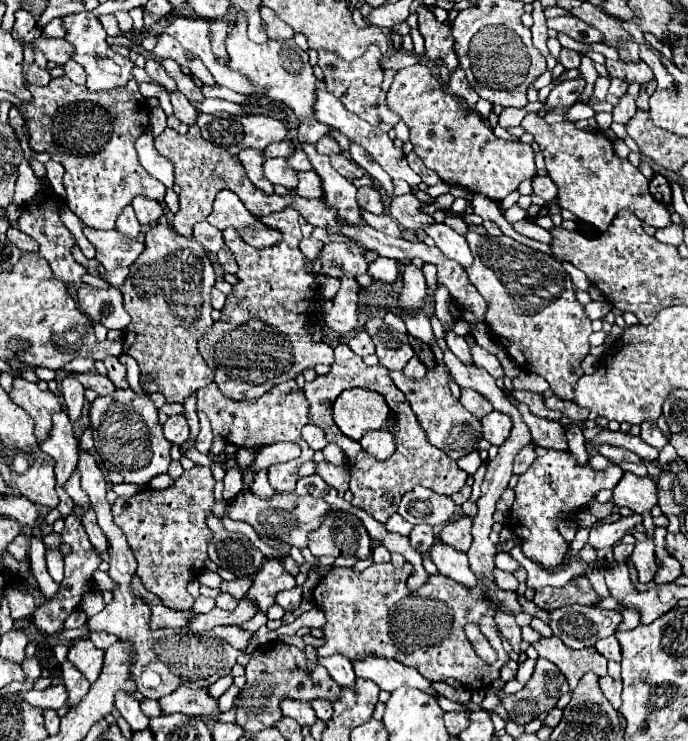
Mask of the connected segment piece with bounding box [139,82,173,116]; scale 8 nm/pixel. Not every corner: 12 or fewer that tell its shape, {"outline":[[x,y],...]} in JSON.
{"outline":[[145,82],[139,90],[145,99],[158,98],[167,116],[173,114],[169,92],[156,82]]}

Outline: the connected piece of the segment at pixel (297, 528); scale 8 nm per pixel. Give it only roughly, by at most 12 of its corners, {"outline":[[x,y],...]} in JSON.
{"outline":[[253,476],[231,502],[229,516],[259,536],[309,546],[333,508],[295,492],[259,498]]}

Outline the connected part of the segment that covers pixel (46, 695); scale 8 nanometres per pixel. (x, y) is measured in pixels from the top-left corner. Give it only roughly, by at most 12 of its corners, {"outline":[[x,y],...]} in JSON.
{"outline":[[63,684],[23,692],[25,702],[59,710],[67,702]]}

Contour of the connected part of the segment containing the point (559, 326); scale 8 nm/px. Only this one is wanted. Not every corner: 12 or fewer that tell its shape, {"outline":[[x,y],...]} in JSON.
{"outline":[[509,236],[465,238],[485,320],[573,400],[591,320],[571,276]]}

